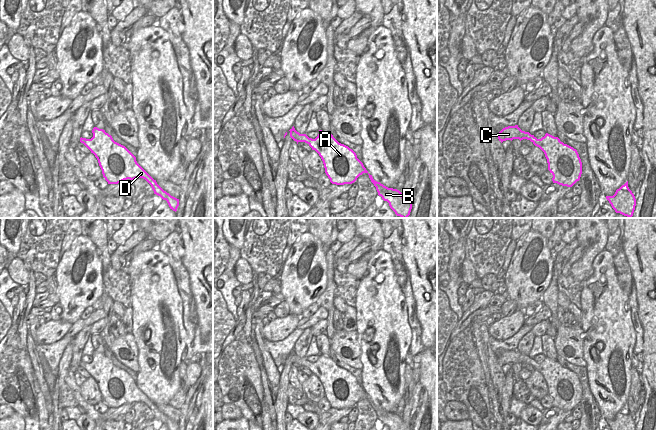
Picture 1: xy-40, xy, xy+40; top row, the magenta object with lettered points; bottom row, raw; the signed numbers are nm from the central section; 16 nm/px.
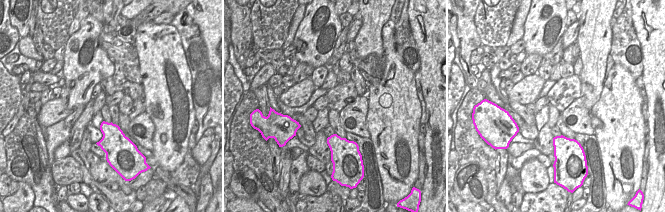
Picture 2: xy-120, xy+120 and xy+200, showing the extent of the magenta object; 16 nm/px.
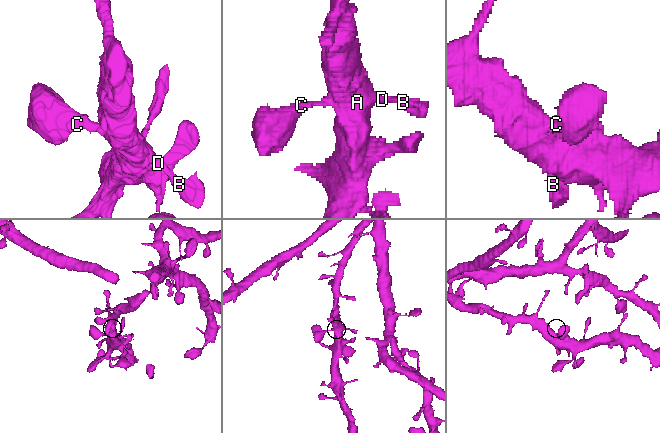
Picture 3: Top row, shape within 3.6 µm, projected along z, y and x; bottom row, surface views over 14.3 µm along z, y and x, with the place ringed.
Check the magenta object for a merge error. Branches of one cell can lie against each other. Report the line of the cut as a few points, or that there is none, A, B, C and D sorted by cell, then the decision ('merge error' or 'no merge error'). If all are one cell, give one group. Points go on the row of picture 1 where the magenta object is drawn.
no cut; A B C D; no merge error

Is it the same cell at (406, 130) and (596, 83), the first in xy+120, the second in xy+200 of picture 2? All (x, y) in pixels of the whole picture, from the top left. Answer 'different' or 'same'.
different

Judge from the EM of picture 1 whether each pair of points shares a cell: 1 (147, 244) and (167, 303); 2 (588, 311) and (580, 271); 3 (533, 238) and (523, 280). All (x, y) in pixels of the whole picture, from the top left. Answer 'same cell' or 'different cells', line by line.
1: different cells
2: different cells
3: same cell

